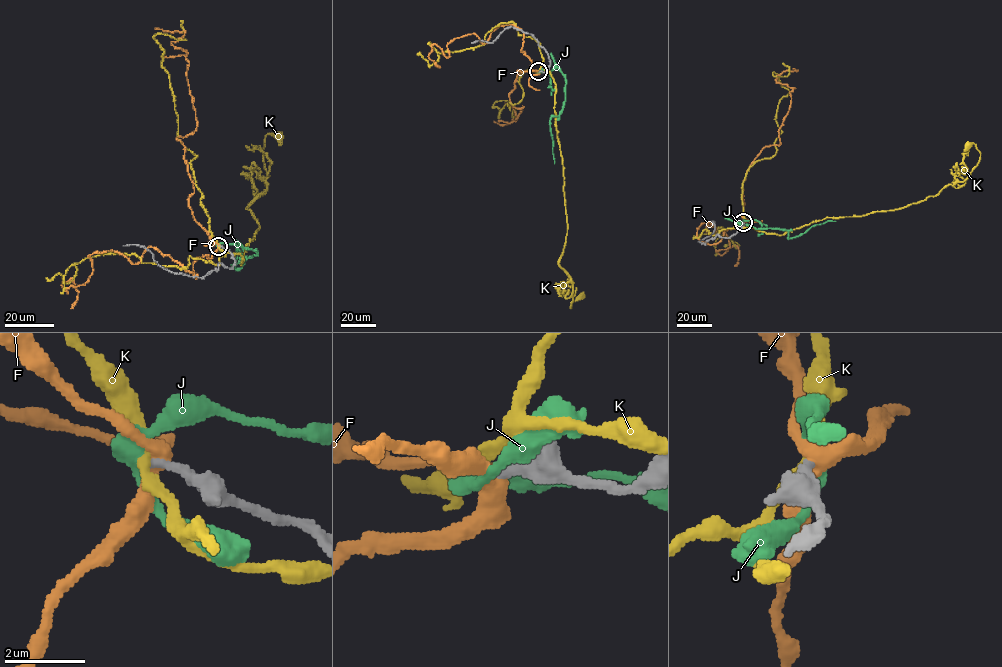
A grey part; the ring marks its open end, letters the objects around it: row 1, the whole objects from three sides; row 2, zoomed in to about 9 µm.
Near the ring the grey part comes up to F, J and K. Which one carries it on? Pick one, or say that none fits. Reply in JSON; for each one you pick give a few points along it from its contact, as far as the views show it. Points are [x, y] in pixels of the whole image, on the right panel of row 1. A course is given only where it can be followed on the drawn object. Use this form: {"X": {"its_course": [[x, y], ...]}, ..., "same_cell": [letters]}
{"same_cell": []}

